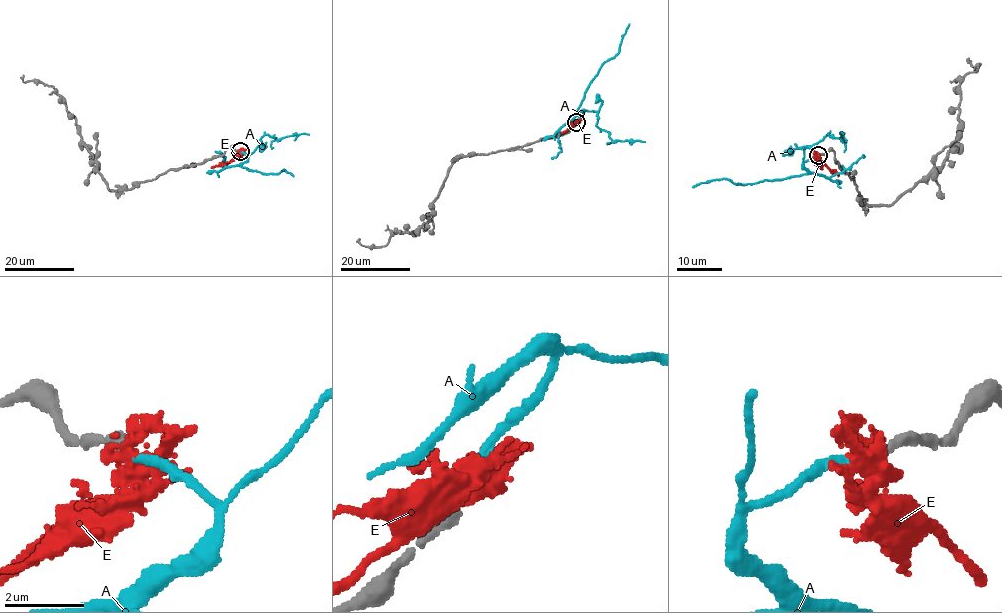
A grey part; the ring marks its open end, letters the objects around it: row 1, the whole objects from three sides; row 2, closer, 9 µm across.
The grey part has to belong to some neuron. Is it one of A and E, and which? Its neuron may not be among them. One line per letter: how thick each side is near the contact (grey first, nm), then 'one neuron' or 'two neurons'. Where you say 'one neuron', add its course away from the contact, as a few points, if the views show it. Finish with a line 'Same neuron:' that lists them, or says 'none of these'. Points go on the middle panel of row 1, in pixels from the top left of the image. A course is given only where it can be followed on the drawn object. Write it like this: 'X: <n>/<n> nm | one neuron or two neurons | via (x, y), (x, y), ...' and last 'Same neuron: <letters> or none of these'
A: 240/220 nm | one neuron | via (575, 121), (583, 112), (577, 113), (577, 108), (589, 82), (601, 66), (619, 50), (622, 35), (629, 24)
E: 300/650 nm | two neurons
Same neuron: A

